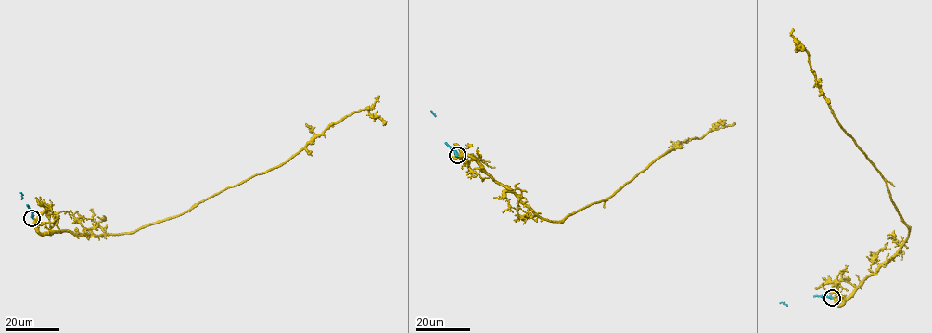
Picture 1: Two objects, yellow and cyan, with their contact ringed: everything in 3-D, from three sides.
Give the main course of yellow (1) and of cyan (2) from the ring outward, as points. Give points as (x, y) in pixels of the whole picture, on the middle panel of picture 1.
1: (457, 155), (478, 160), (539, 216), (561, 221), (612, 195), (682, 142), (734, 121)
2: (457, 155), (445, 142), (431, 110)

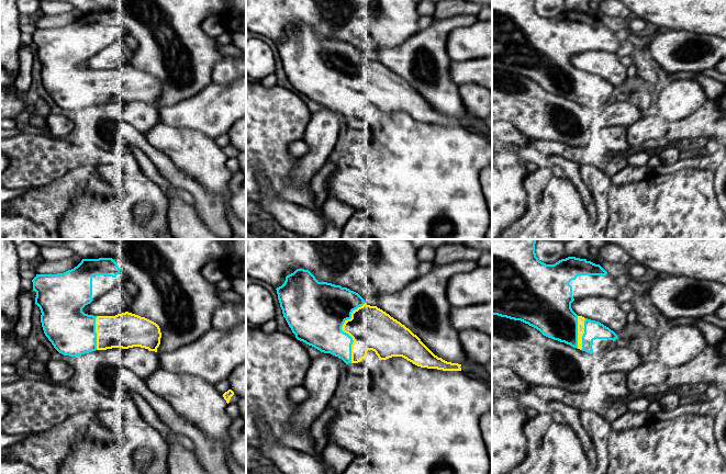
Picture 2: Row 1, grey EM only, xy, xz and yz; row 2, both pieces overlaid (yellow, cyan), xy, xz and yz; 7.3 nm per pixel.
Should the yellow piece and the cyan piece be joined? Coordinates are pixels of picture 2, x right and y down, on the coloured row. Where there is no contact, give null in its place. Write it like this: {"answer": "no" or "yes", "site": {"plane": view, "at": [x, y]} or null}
{"answer": "no", "site": {"plane": "xz", "at": [344, 331]}}

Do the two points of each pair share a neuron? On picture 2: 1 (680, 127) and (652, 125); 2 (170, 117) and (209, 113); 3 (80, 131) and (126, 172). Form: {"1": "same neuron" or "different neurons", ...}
{"1": "different neurons", "2": "same neuron", "3": "different neurons"}

